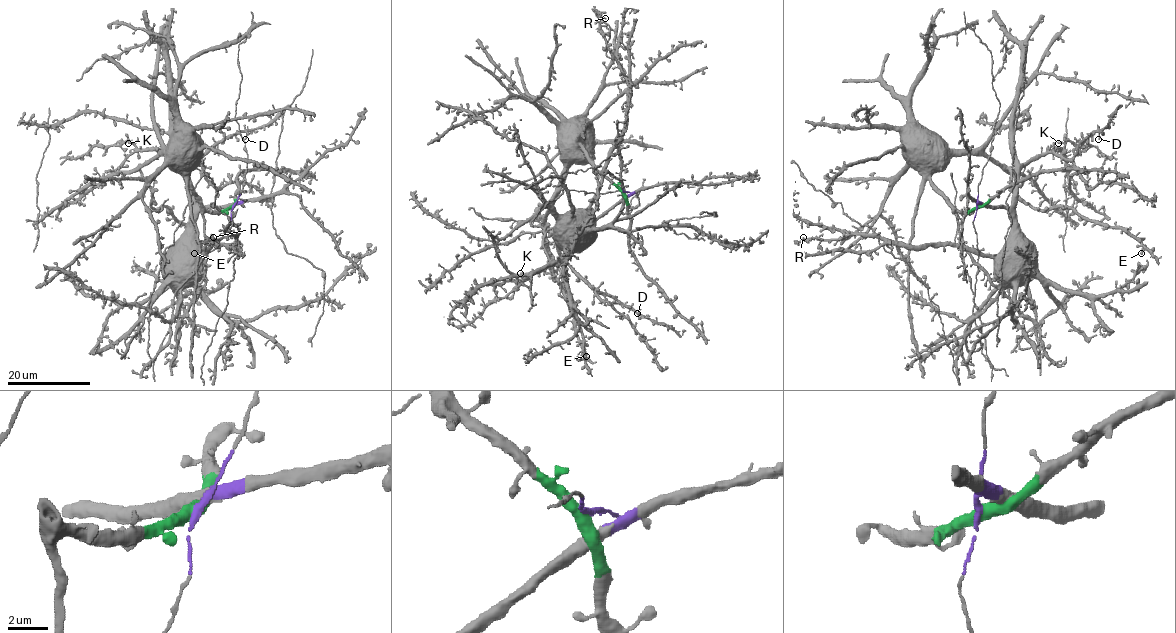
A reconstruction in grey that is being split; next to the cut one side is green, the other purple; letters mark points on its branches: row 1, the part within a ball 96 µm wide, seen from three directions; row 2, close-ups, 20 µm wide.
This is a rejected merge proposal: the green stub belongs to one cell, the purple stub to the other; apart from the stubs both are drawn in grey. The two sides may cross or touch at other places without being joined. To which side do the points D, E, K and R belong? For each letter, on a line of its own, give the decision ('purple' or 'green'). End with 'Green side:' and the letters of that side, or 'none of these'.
D: purple
E: green
K: purple
R: purple
Green side: E

